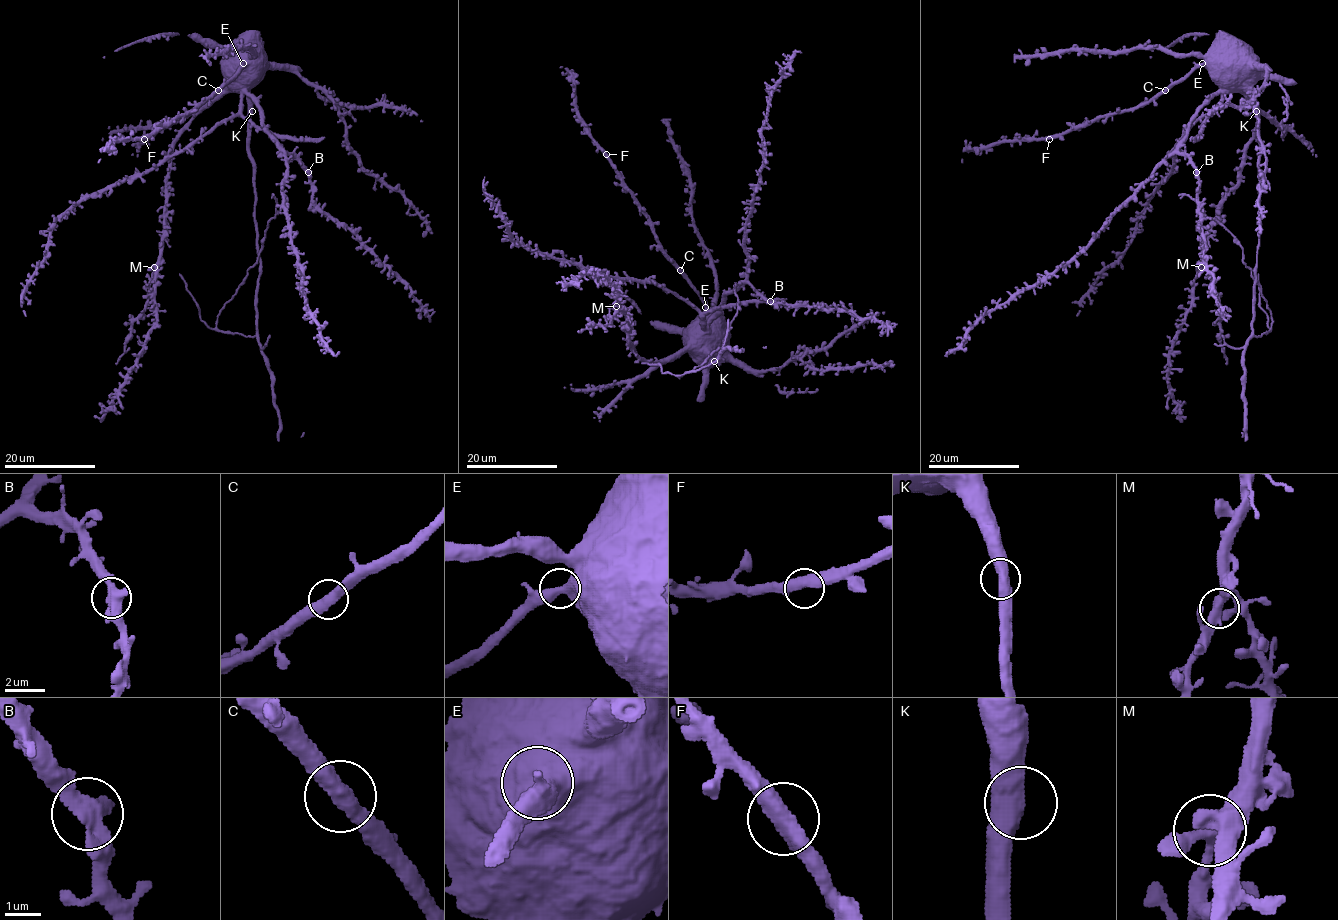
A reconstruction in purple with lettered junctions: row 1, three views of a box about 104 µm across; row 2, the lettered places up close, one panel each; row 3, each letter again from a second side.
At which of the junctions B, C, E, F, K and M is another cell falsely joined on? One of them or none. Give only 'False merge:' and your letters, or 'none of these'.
False merge: none of these

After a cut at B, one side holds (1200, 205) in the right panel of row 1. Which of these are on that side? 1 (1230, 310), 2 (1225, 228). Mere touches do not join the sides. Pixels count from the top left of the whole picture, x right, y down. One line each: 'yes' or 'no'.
1: yes
2: no

